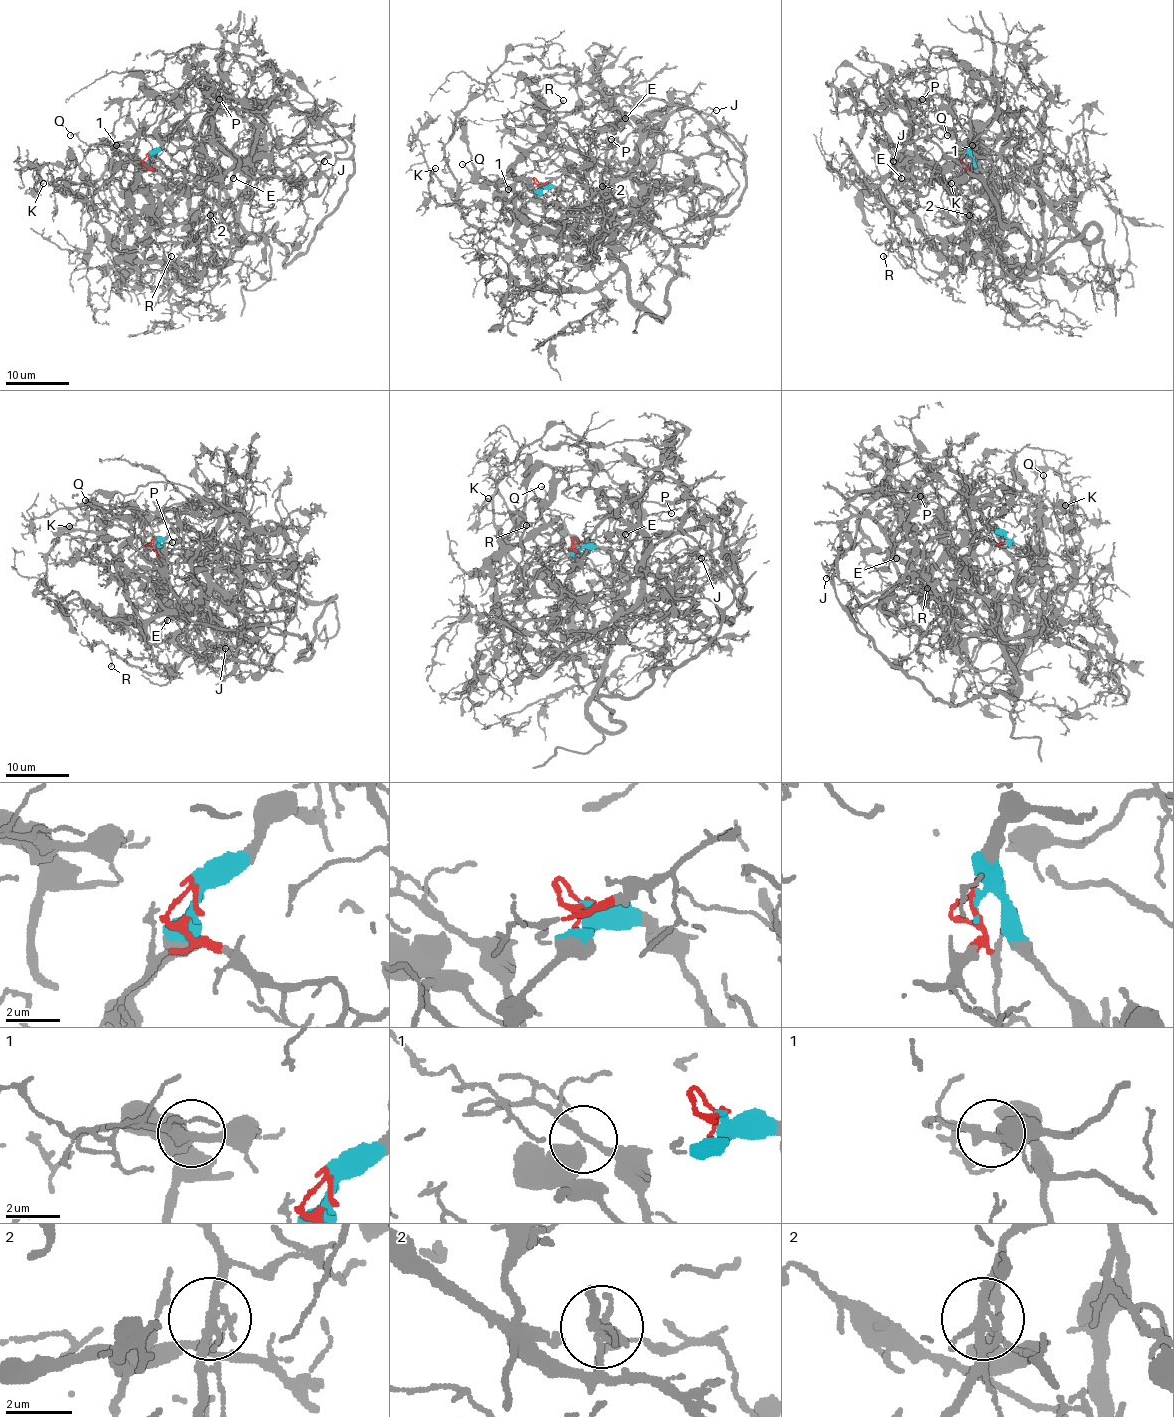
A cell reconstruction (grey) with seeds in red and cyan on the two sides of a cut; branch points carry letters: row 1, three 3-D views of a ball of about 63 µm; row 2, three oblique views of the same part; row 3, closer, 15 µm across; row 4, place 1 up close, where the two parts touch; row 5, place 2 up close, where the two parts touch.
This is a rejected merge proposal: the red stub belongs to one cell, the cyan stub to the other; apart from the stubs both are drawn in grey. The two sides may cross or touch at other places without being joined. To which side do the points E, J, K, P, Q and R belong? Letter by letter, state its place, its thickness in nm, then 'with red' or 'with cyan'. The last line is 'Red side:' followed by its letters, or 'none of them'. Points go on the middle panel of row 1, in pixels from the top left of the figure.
E: (625, 118) | 130 nm | with cyan
J: (716, 110) | 130 nm | with cyan
K: (435, 168) | 90 nm | with red
P: (611, 139) | 140 nm | with cyan
Q: (462, 164) | 140 nm | with red
R: (563, 100) | 160 nm | with red
Red side: K, Q, R

